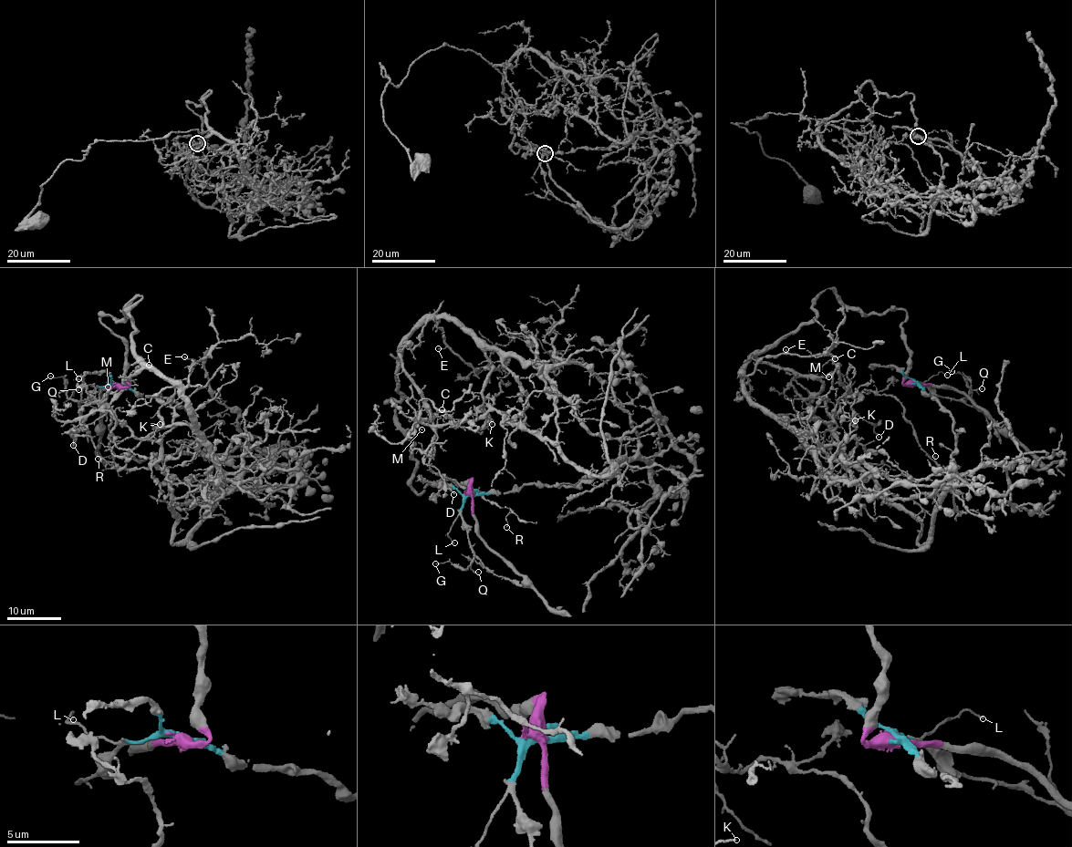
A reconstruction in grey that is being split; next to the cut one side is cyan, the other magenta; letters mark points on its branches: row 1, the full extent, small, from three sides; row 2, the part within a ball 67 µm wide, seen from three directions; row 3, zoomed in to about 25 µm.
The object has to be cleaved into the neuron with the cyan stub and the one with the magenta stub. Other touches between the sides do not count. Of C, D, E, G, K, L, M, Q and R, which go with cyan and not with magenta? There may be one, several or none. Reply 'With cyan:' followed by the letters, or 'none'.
With cyan: G, L, Q

